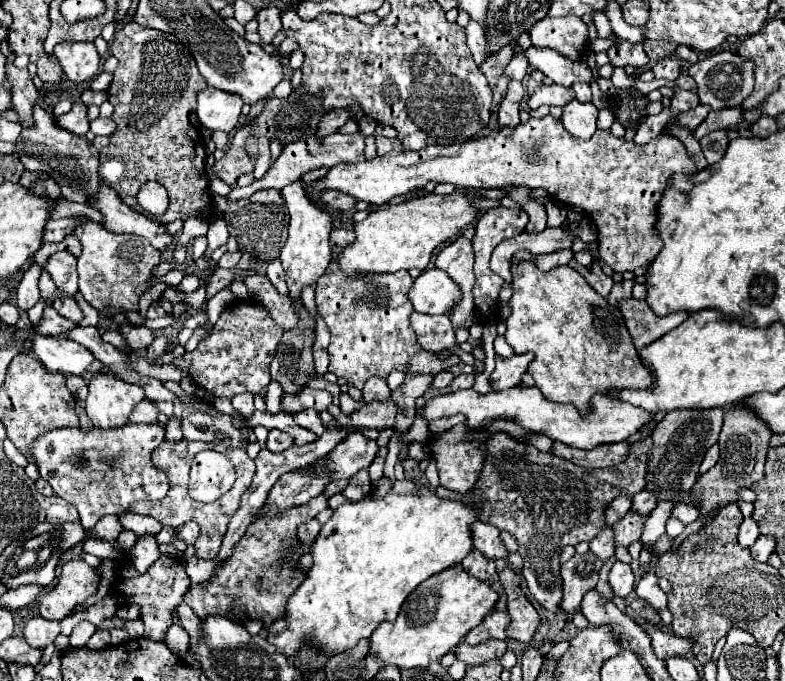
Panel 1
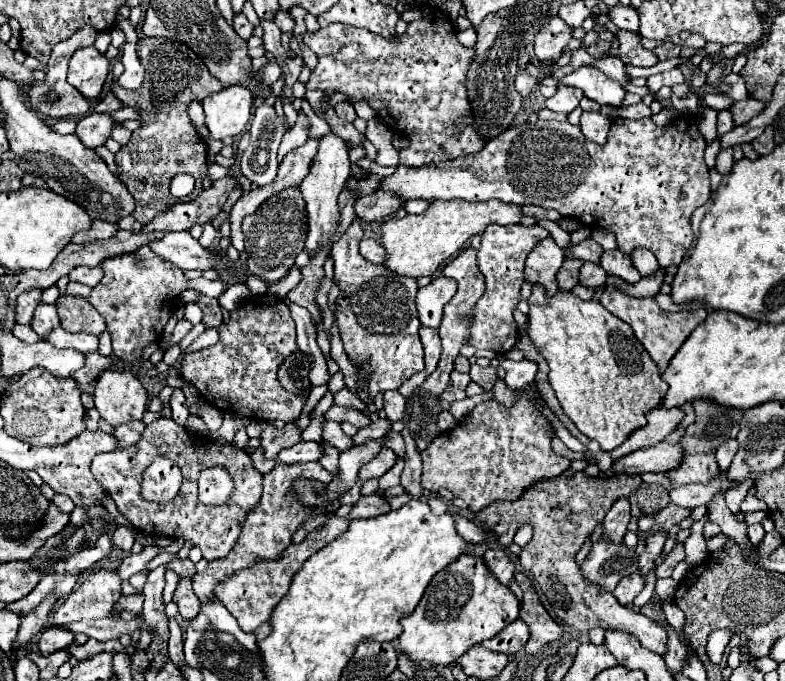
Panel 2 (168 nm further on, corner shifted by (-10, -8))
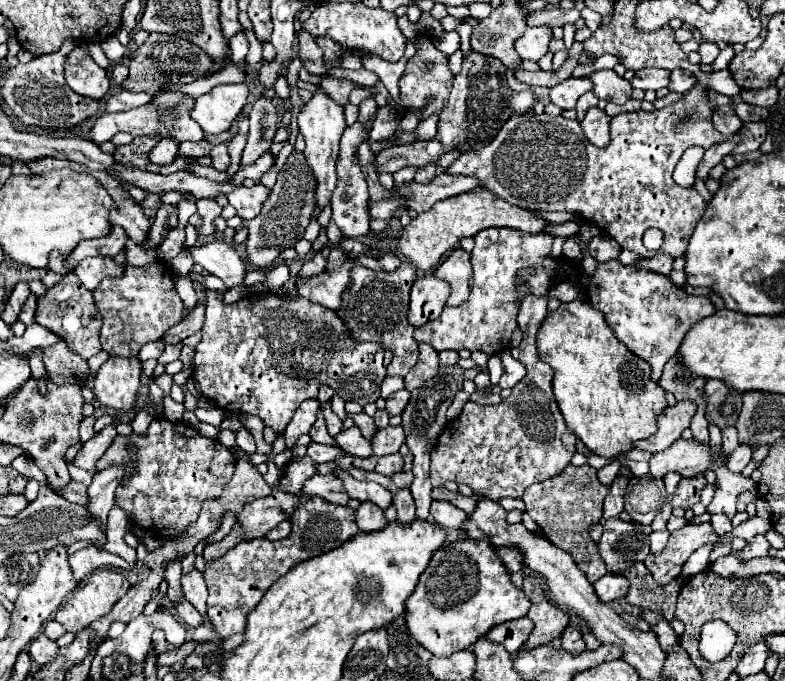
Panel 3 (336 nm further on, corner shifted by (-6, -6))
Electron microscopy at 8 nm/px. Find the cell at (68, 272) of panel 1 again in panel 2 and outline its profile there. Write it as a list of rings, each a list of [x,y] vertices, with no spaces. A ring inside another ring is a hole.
[[[74,267],[68,277],[70,281],[78,281],[78,283],[94,287],[102,279],[102,271],[100,267]]]

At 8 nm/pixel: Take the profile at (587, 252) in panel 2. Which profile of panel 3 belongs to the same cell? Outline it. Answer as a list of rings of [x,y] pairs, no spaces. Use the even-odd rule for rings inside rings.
[[[600,233],[590,241],[590,255],[598,263],[604,263],[608,259],[618,259],[620,251],[622,251],[622,247],[616,241],[612,241],[606,233]]]

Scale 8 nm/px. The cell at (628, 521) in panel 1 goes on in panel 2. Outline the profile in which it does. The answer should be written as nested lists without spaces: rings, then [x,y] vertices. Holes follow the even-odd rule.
[[[668,505],[666,509],[658,511],[656,517],[652,517],[652,519],[654,519],[654,525],[652,525],[650,531],[640,531],[640,529],[638,529],[638,537],[640,537],[642,541],[646,541],[648,535],[652,535],[652,533],[656,533],[656,531],[660,531],[660,529],[670,531],[674,525],[678,525],[678,523],[680,523],[682,519],[686,519],[688,515],[690,515],[688,509],[678,507],[678,505]]]

